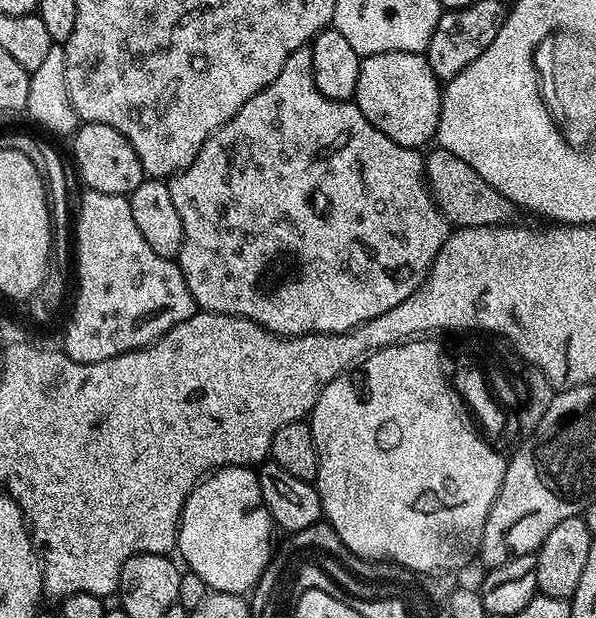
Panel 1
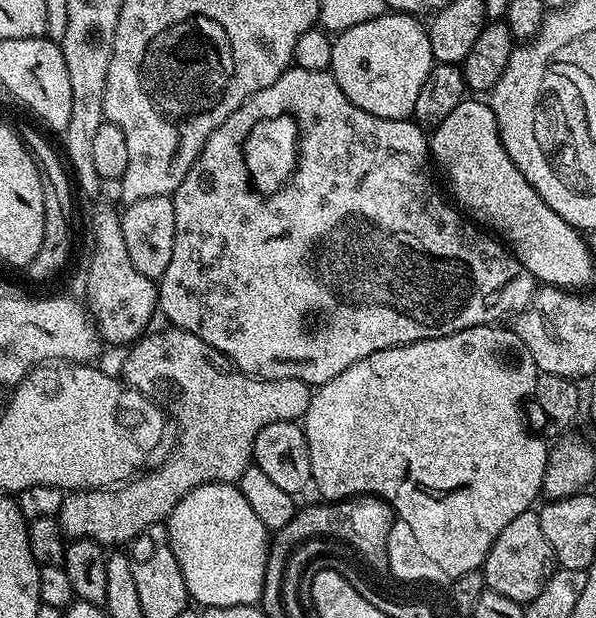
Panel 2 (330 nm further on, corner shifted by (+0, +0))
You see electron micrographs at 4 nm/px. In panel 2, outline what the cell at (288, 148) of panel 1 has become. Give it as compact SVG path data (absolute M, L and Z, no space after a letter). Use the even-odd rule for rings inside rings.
M289 67L273 84L266 86L266 90L254 94L241 108L234 110L234 114L230 114L214 134L210 134L206 146L200 151L200 159L190 166L186 178L182 178L172 193L174 258L170 258L166 274L162 274L158 281L159 311L162 316L164 312L171 327L202 338L202 342L214 346L214 350L231 360L241 372L259 376L262 380L298 378L309 386L319 386L330 382L330 378L338 378L346 366L354 366L354 362L378 350L442 338L474 326L507 321L504 320L507 316L508 319L515 317L532 301L538 282L499 239L461 215L446 196L444 201L443 194L432 181L431 171L430 140L419 124L411 119L378 118L354 106L331 71Z

